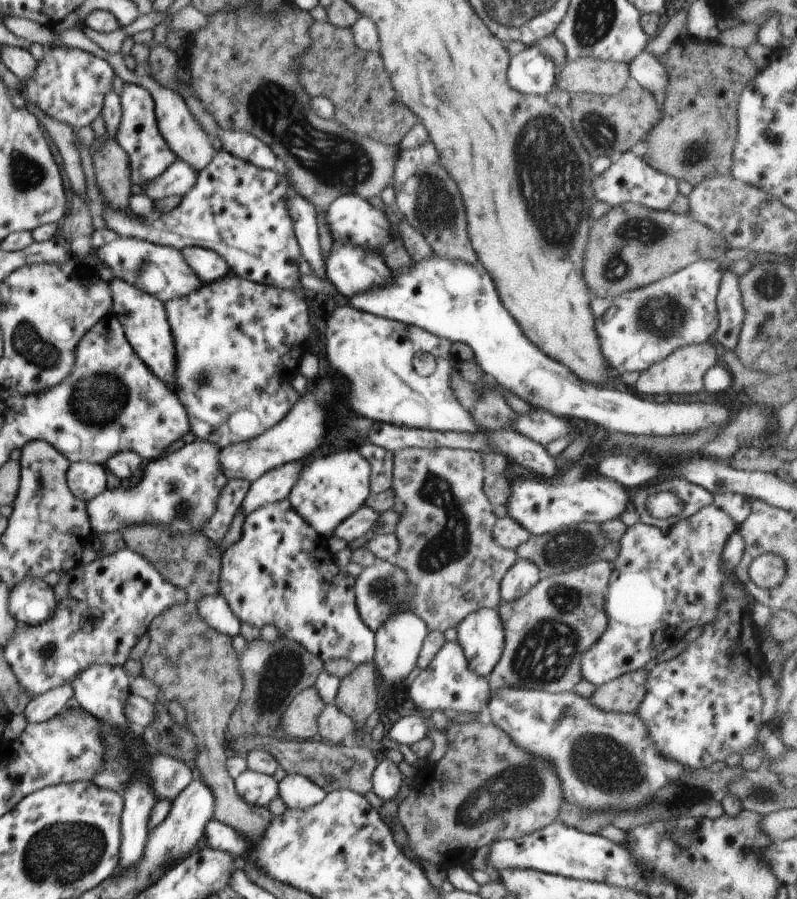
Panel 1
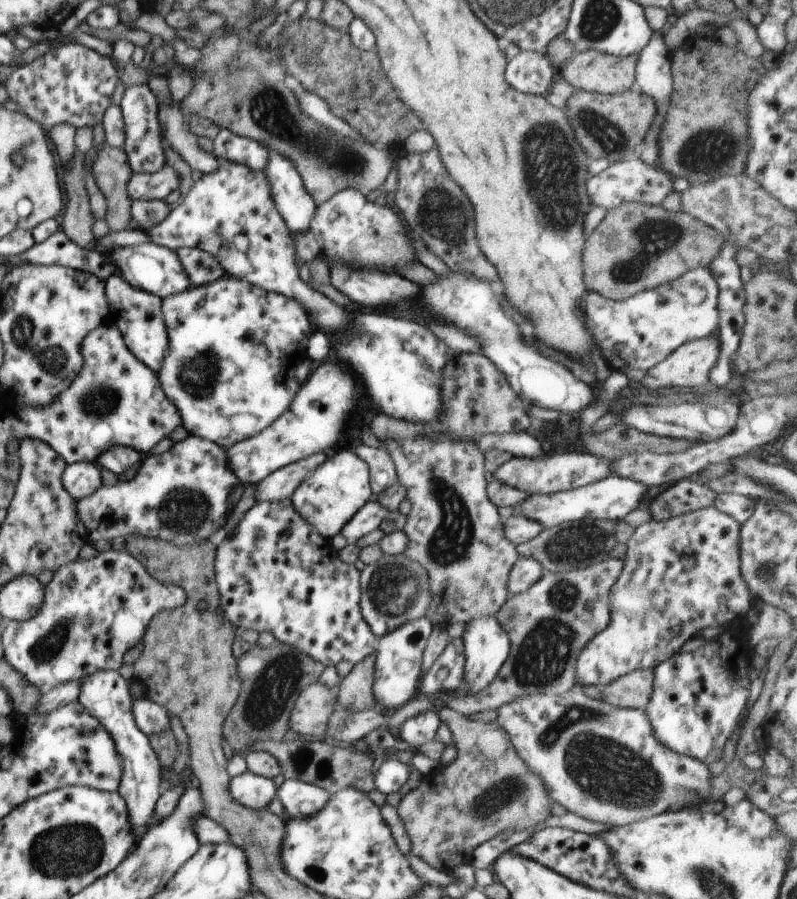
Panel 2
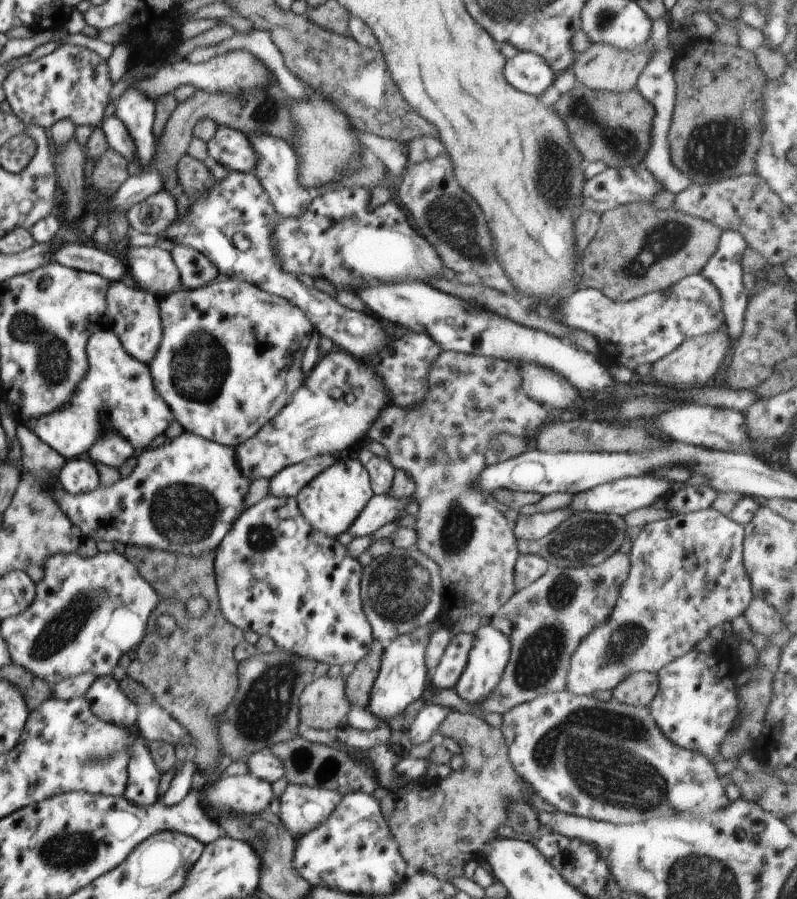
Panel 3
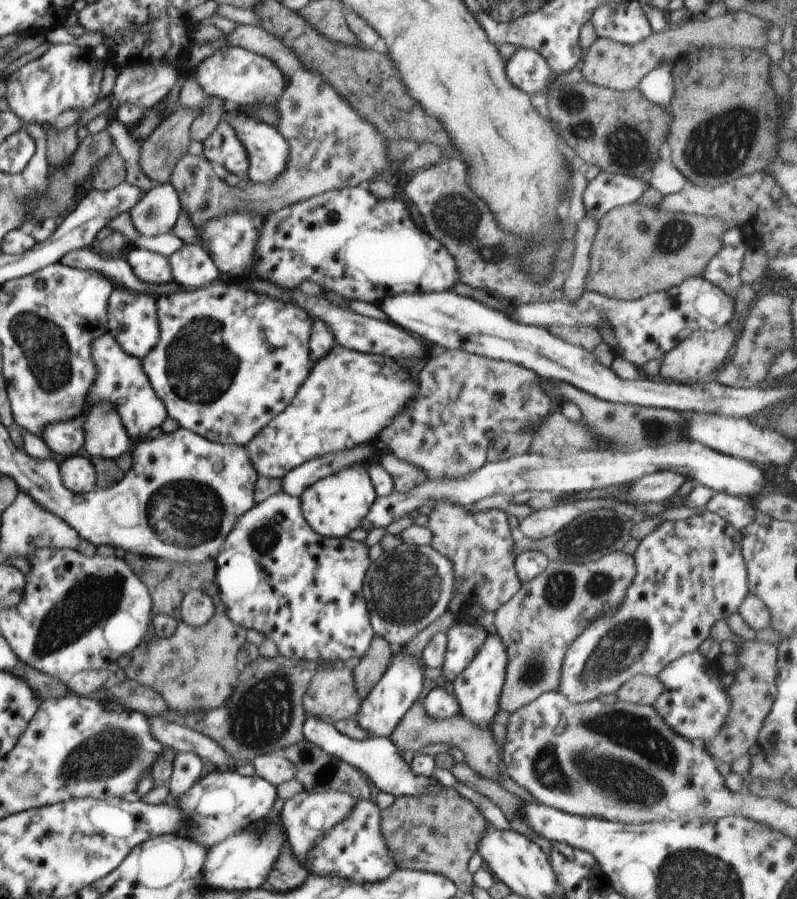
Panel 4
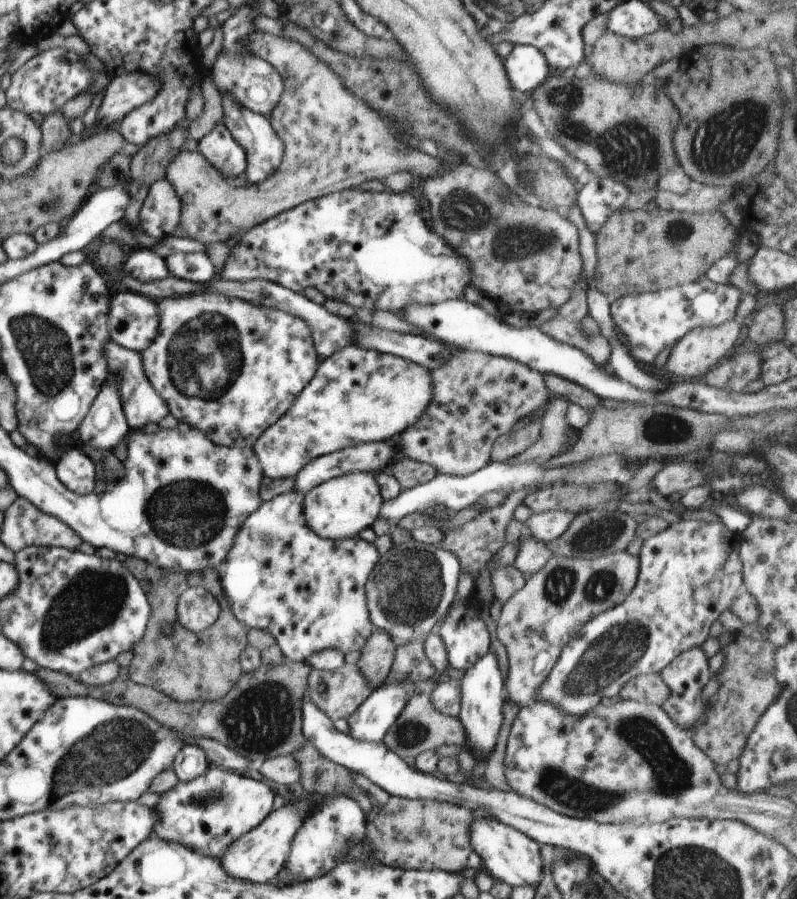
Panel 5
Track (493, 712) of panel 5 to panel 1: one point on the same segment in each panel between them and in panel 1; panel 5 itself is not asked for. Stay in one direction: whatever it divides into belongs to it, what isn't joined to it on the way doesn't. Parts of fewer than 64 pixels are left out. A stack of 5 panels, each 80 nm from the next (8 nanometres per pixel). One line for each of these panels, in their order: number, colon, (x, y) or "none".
1: (481, 636)
2: (486, 645)
3: (491, 651)
4: (478, 687)

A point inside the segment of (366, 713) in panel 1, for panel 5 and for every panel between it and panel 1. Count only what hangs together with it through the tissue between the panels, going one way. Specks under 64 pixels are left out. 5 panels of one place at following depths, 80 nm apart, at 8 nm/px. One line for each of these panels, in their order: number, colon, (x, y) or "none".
2: (355, 693)
3: (358, 685)
4: (375, 661)
5: (377, 656)

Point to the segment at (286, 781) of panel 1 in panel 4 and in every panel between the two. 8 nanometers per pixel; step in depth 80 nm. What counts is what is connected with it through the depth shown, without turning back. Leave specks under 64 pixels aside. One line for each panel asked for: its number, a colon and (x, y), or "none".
2: (300, 800)
3: (302, 809)
4: (307, 817)

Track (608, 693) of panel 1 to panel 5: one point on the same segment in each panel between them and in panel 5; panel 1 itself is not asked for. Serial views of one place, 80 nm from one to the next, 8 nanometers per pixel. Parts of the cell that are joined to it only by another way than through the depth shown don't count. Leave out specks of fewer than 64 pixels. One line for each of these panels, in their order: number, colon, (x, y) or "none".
2: (633, 690)
3: (638, 689)
4: (643, 689)
5: (651, 689)

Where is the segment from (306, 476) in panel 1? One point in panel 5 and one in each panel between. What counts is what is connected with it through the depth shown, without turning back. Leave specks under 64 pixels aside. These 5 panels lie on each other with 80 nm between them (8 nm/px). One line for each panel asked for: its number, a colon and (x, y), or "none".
2: (330, 495)
3: (330, 502)
4: (334, 506)
5: (340, 508)

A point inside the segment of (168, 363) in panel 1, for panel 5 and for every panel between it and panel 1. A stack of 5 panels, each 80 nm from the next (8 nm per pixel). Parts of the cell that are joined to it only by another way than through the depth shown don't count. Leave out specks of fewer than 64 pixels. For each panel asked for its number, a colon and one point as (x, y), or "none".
2: (137, 314)
3: (133, 314)
4: (133, 321)
5: (133, 319)

